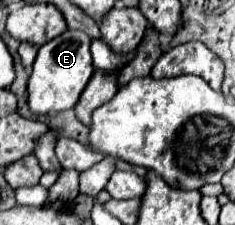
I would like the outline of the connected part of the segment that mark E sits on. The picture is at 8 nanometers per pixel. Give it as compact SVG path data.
M65 31L53 41L39 47L37 59L33 63L33 73L27 85L29 109L37 115L51 115L73 109L83 93L87 81L93 75L93 61L89 53L89 37L83 31Z

